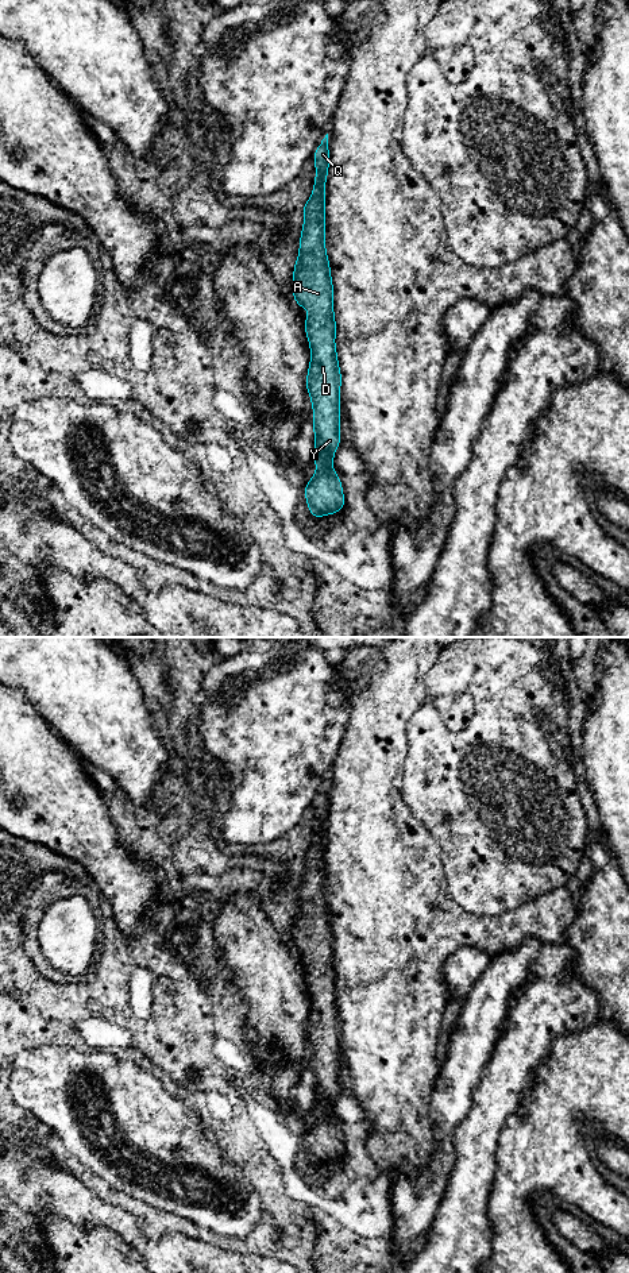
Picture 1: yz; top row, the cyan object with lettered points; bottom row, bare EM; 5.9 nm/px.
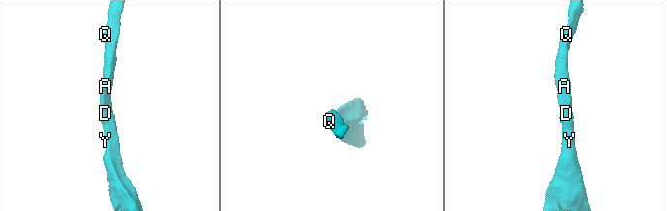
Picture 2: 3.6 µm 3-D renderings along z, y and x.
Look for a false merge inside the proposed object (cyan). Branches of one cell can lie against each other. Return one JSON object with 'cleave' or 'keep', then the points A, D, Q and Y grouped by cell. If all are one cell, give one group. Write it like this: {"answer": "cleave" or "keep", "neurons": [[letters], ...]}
{"answer": "keep", "neurons": [["A", "D", "Q", "Y"]]}

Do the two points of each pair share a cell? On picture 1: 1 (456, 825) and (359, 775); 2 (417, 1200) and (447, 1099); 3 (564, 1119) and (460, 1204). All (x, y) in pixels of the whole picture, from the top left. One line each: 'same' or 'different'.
1: different
2: same
3: different

